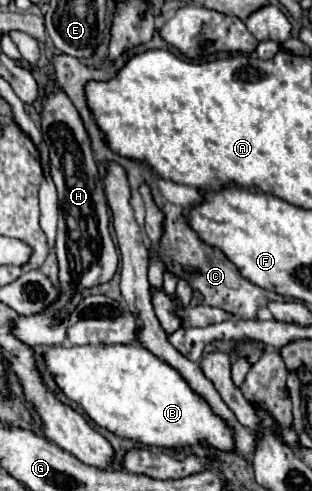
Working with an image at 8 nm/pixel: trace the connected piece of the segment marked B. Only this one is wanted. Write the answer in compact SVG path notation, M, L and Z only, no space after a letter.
M112 345L112 347L50 347L44 353L44 363L48 371L54 375L58 387L66 393L68 399L78 403L86 415L96 421L100 427L112 431L114 435L132 439L140 445L162 447L162 449L178 449L192 447L204 443L218 451L234 451L234 429L226 425L222 417L218 417L208 401L194 393L188 381L168 363L158 359L154 353L144 349L142 345Z

